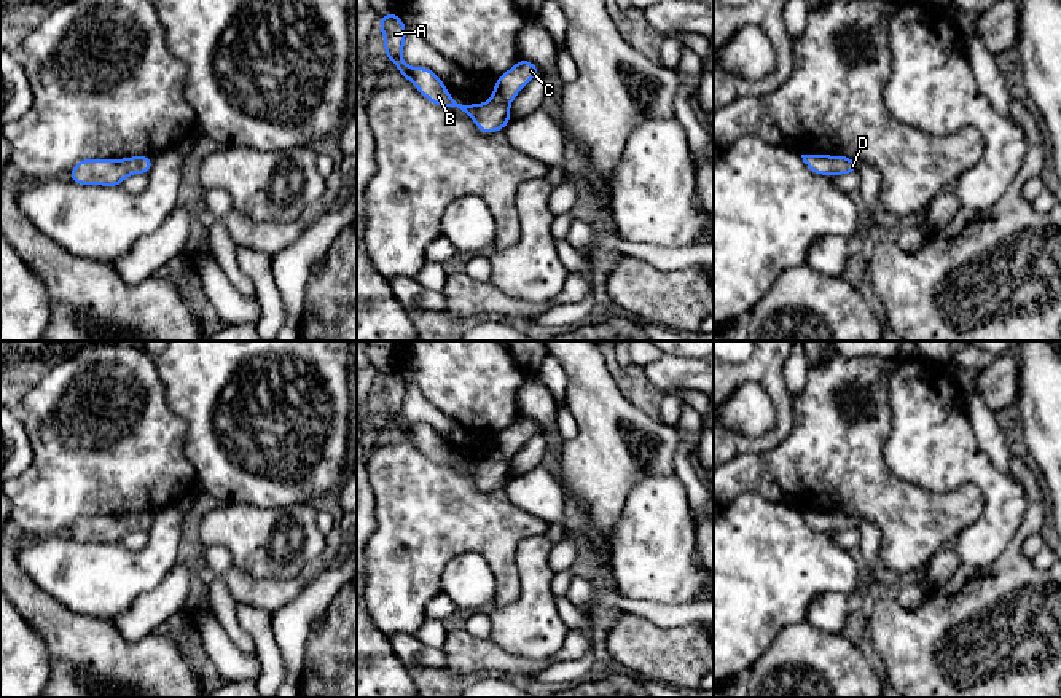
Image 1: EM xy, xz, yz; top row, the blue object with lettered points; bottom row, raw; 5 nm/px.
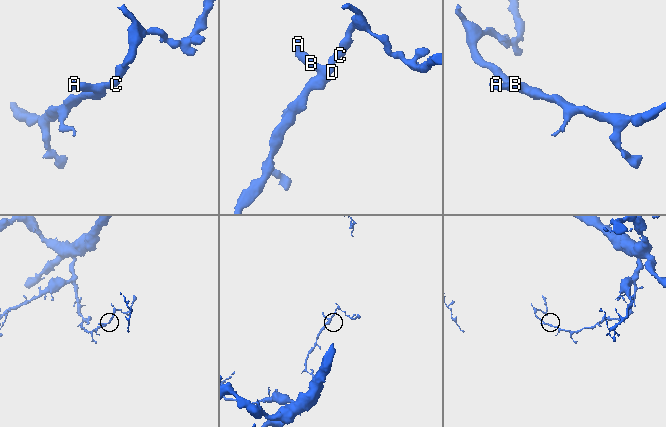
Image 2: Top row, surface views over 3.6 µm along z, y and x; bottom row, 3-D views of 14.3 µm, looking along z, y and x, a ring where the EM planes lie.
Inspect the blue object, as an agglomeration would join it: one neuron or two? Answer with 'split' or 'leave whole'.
leave whole

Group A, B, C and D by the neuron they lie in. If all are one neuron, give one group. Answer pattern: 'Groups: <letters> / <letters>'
Groups: A B C D

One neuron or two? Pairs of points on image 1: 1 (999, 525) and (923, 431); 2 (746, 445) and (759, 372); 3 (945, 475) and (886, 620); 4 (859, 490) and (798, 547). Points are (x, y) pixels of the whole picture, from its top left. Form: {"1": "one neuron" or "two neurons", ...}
{"1": "one neuron", "2": "one neuron", "3": "two neurons", "4": "two neurons"}

